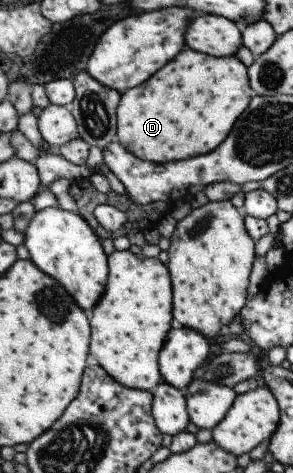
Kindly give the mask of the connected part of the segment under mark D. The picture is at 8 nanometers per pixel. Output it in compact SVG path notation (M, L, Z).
M184 48L164 68L150 76L144 86L129 88L115 108L116 142L137 159L156 164L179 161L211 153L232 130L236 118L255 95L247 79L247 68L235 57L213 57Z

